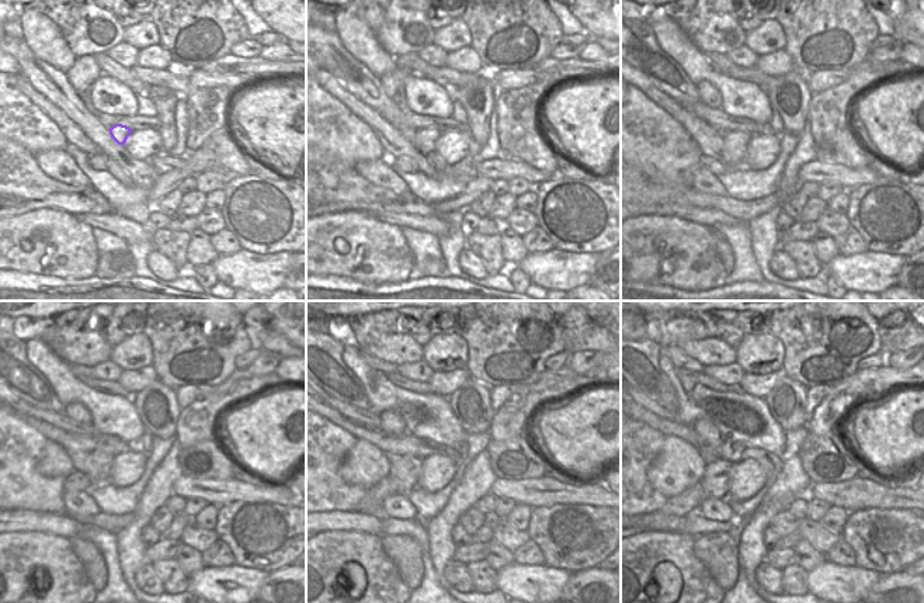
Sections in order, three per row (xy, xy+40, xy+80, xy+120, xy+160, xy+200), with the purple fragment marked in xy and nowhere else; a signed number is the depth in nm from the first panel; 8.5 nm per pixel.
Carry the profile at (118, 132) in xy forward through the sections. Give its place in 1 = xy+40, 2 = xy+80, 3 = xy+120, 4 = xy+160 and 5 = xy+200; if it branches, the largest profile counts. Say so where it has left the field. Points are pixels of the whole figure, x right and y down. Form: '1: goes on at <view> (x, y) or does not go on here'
1: goes on at xy+40 (424, 141)
2: goes on at xy+80 (736, 142)
3: goes on at xy+120 (100, 463)
4: goes on at xy+160 (412, 465)
5: goes on at xy+200 (718, 488)

